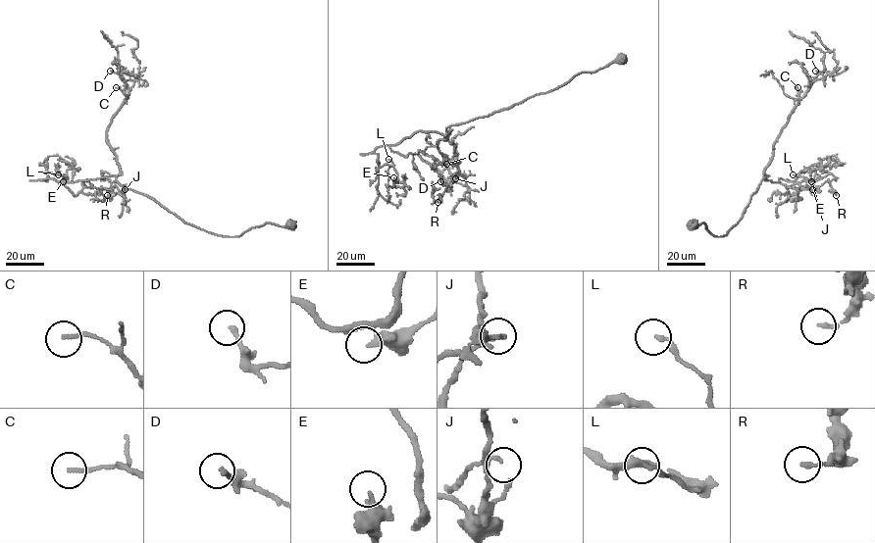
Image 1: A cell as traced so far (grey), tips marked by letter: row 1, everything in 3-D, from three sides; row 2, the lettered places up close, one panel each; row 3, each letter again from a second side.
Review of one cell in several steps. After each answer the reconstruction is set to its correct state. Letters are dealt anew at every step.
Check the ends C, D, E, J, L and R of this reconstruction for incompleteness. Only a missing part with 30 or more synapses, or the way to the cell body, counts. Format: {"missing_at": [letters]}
{"missing_at": []}

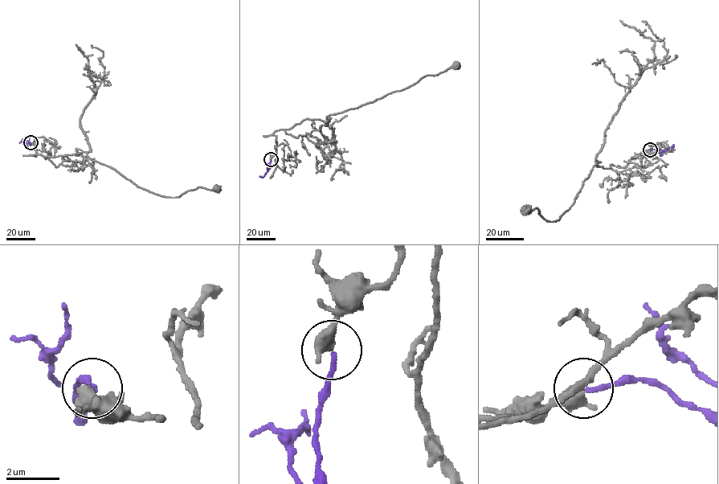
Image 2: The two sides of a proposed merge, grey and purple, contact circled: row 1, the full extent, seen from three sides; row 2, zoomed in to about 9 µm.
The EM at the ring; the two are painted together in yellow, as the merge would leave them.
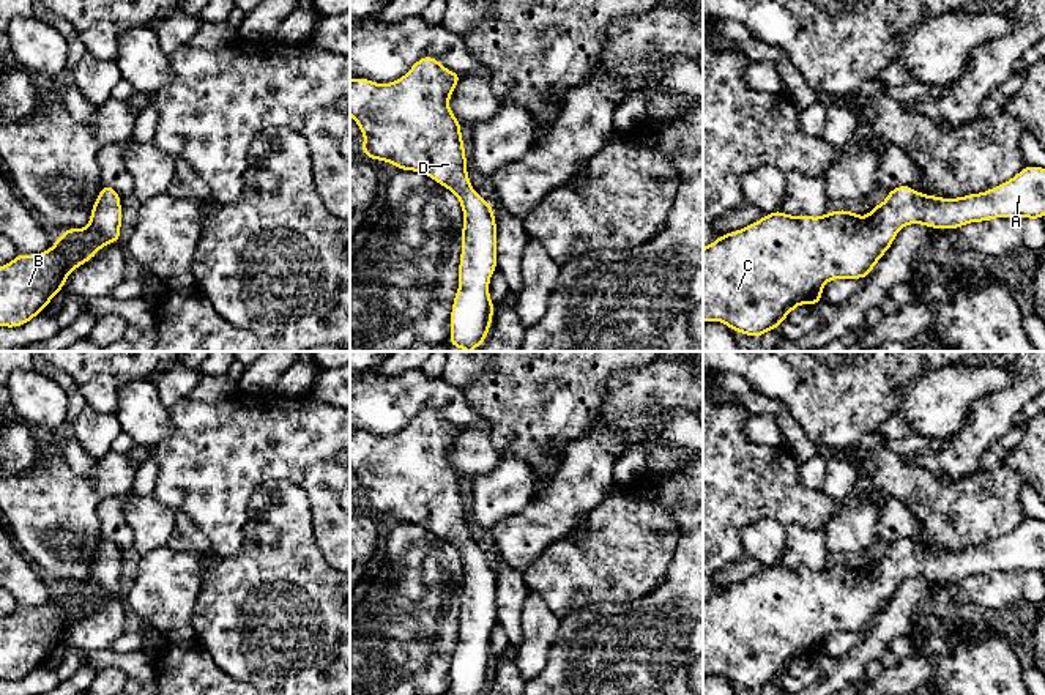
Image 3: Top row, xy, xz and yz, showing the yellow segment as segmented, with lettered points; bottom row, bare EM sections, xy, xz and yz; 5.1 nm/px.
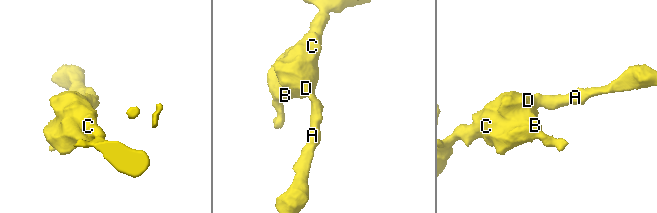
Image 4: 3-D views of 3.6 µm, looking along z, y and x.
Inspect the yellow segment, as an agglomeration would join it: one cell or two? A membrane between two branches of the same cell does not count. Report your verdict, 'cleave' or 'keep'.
keep

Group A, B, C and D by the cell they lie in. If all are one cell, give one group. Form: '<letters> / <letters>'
A B C D

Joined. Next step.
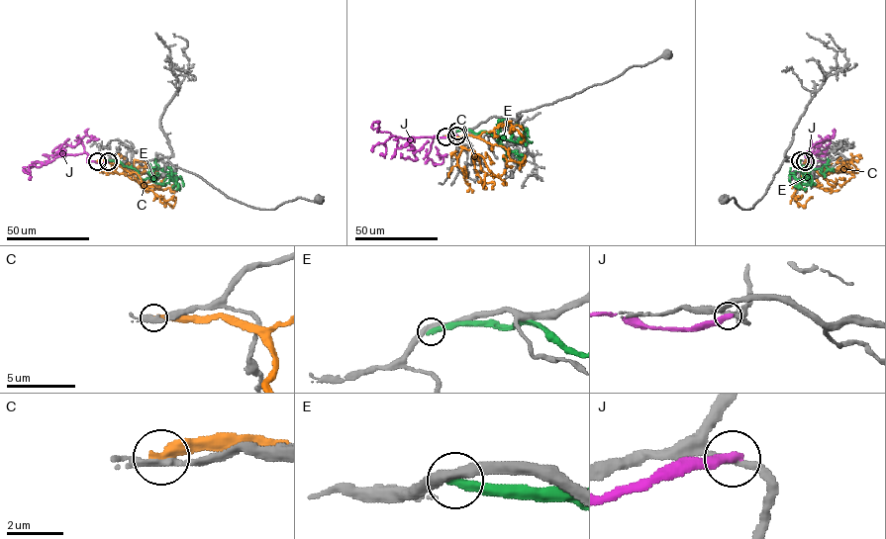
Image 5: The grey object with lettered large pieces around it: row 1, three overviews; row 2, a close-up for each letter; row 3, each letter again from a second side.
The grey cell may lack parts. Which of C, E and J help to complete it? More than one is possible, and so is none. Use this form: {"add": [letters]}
{"add": []}

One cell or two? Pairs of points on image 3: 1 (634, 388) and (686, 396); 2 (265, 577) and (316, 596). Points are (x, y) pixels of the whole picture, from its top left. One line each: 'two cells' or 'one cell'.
1: one cell
2: one cell

